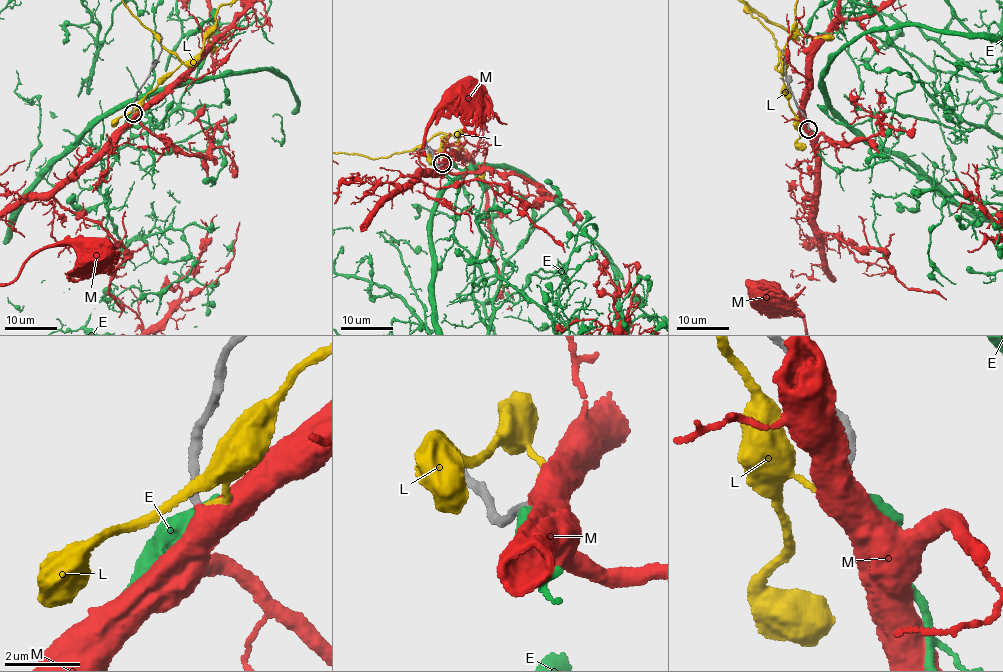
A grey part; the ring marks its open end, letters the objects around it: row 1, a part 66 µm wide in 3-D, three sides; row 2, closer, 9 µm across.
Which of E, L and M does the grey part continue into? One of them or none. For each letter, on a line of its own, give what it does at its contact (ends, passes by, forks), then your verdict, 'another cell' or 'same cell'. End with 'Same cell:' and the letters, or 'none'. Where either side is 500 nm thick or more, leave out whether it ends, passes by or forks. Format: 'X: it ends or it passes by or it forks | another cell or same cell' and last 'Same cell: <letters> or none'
E: another cell
L: it ends | another cell
M: same cell
Same cell: M

